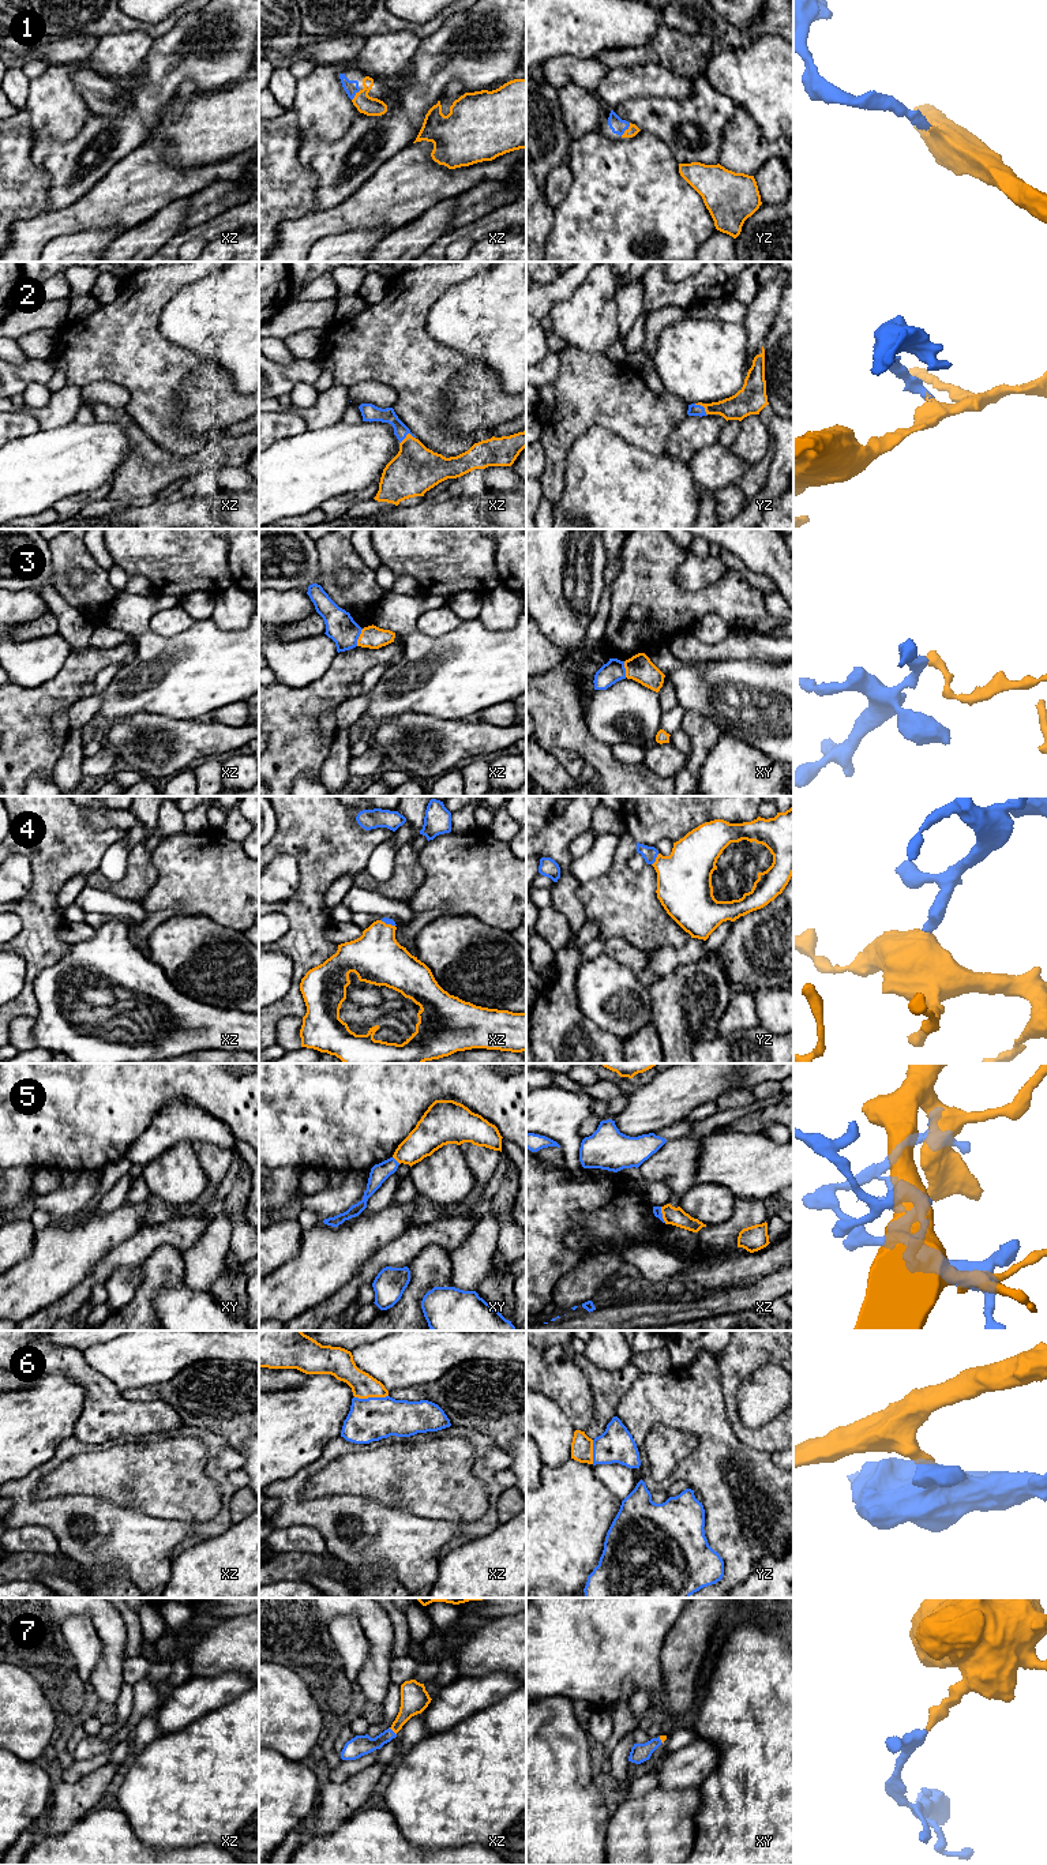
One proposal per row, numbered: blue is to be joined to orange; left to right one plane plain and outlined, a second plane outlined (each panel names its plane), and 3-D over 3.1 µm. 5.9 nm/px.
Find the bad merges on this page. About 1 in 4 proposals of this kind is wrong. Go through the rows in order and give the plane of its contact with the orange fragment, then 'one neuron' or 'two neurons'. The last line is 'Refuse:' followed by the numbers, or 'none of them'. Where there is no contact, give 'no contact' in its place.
1: meets orange in yz; one neuron
2: meets orange in xz; one neuron
3: meets orange in xz; two neurons
4: meets orange in yz; one neuron
5: meets orange in xy; two neurons
6: meets orange in xz; one neuron
7: meets orange in xz; one neuron
Refuse: 3, 5

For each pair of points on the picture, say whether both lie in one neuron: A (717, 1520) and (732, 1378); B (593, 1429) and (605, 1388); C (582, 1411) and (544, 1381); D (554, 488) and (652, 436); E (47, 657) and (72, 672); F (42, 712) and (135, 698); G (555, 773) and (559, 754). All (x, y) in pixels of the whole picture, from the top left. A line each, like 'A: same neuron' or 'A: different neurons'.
A: different neurons
B: same neuron
C: same neuron
D: same neuron
E: different neurons
F: different neurons
G: different neurons

